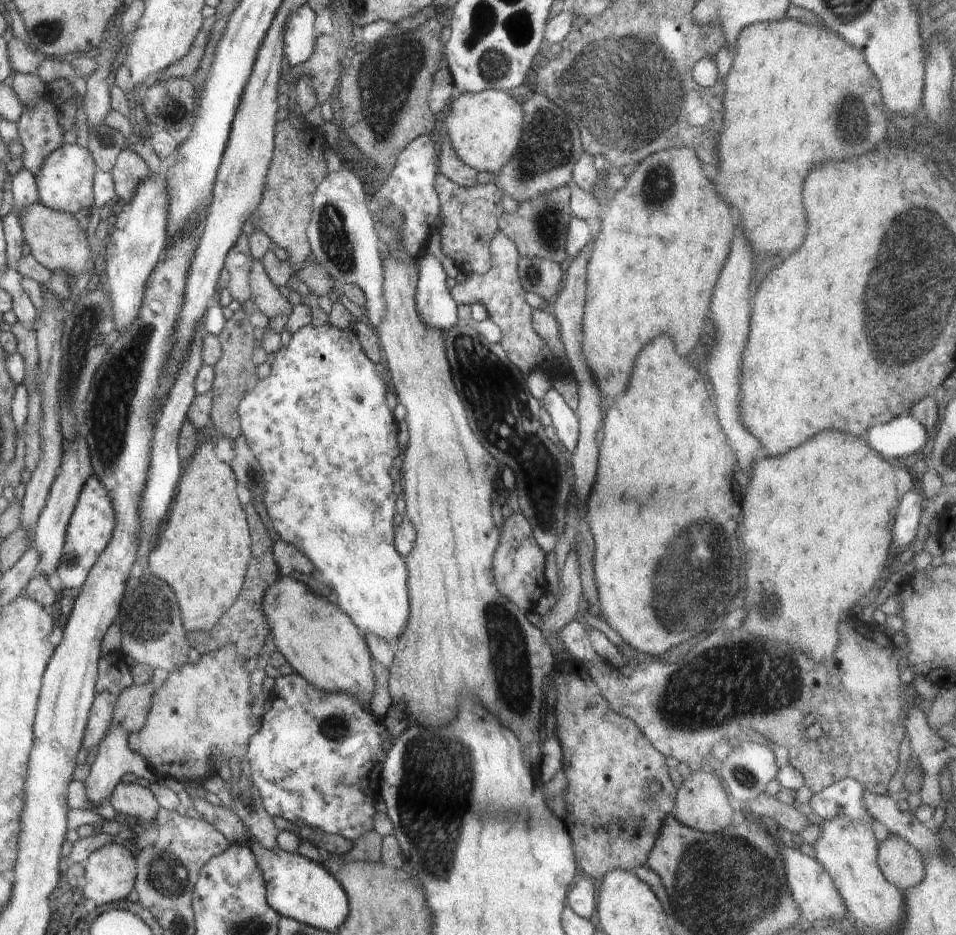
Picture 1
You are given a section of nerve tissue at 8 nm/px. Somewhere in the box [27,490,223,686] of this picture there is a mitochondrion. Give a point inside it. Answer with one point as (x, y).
(151, 617)

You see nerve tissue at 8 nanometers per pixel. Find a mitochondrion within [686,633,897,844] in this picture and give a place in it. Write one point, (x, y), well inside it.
(744, 777)

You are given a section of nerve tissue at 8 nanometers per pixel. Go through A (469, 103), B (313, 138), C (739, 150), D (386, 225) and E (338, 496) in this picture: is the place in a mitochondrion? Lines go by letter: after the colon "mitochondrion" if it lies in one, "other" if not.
A: other
B: other
C: other
D: other
E: other

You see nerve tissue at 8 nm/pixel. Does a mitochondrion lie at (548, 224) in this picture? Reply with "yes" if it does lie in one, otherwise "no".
yes

